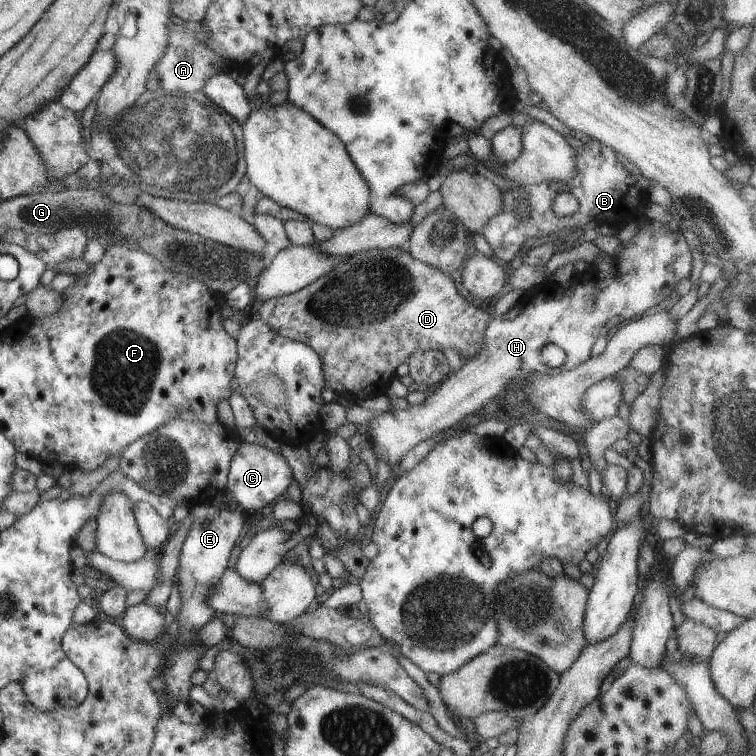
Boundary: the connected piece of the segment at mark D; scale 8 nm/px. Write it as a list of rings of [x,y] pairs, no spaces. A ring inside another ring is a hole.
[[[400,248],[353,253],[303,288],[263,301],[257,314],[271,330],[312,348],[322,360],[324,388],[331,388],[335,394],[349,394],[355,401],[383,395],[395,377],[395,368],[414,350],[451,348],[467,362],[482,347],[484,328],[490,320],[481,308],[463,299],[450,275],[400,252]]]

